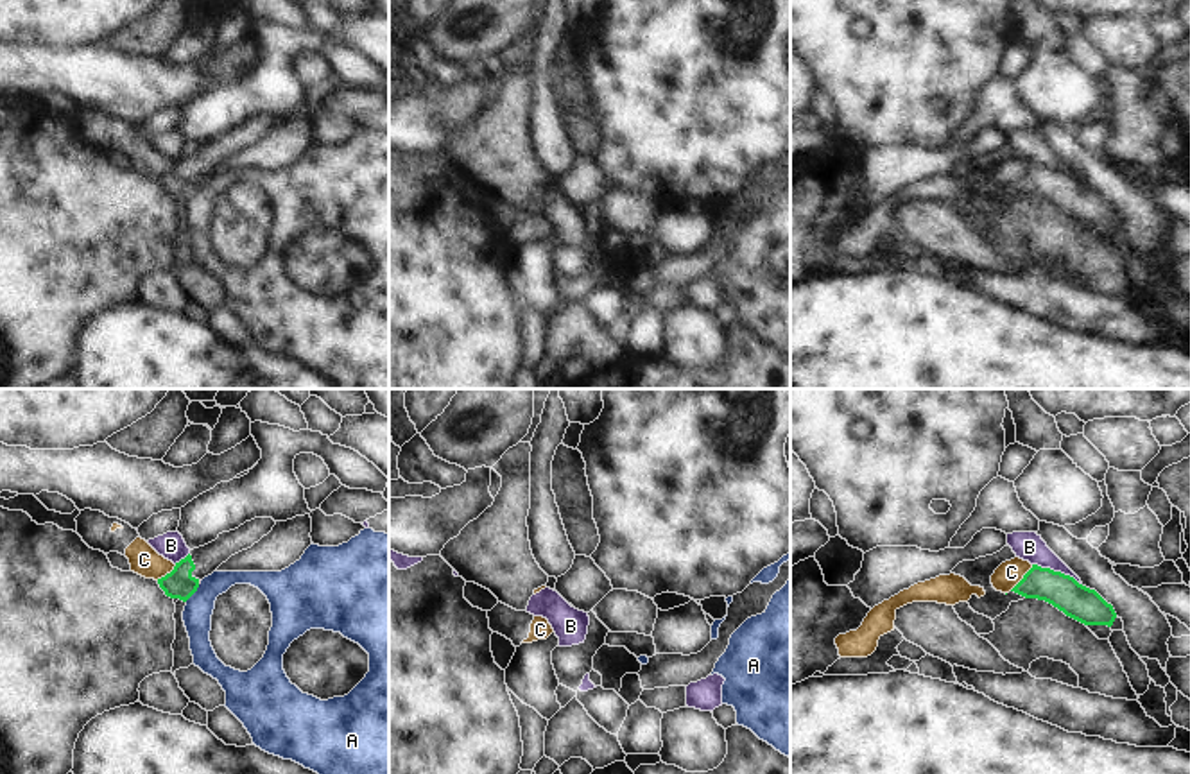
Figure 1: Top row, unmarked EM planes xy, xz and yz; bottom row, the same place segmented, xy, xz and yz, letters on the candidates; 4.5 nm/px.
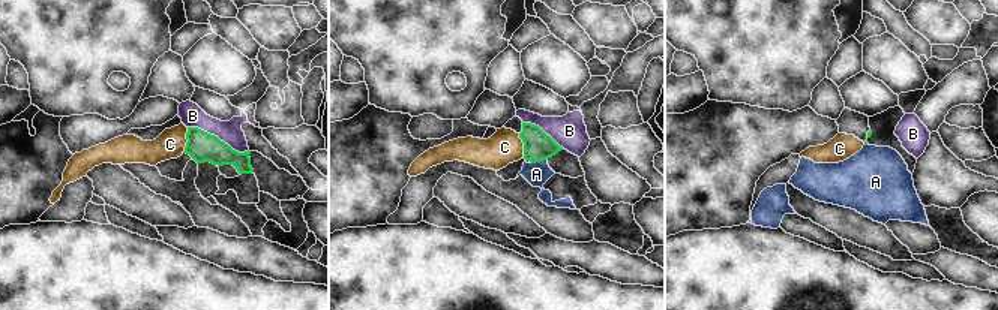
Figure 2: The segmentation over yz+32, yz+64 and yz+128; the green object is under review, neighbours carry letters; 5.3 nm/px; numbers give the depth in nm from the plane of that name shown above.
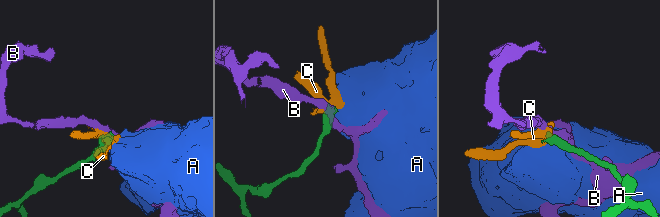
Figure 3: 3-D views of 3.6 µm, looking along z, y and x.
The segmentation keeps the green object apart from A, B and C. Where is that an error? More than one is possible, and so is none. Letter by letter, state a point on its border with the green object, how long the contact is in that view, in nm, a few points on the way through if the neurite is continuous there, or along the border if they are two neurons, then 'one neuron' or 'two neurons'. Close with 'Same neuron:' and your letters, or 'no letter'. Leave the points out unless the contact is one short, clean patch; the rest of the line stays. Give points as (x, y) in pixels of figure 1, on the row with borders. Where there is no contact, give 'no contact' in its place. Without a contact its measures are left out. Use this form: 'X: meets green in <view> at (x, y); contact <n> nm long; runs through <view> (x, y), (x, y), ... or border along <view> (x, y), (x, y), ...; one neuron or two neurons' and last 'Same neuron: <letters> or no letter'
A: meets green in xy at (192, 593); contact 100 nm long; border along xy (199, 584), (185, 601); two neurons
B: meets green in yz at (1058, 572); contact 240 nm long; border along yz (1033, 563), (1069, 574), (1081, 584); two neurons
C: meets green in yz at (1024, 577); contact 160 nm long; border along yz (1033, 565), (1009, 590); two neurons
Same neuron: no letter

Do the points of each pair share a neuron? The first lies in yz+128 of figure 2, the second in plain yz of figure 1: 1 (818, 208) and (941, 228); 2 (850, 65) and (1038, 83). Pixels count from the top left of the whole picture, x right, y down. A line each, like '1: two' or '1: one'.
1: one
2: two

